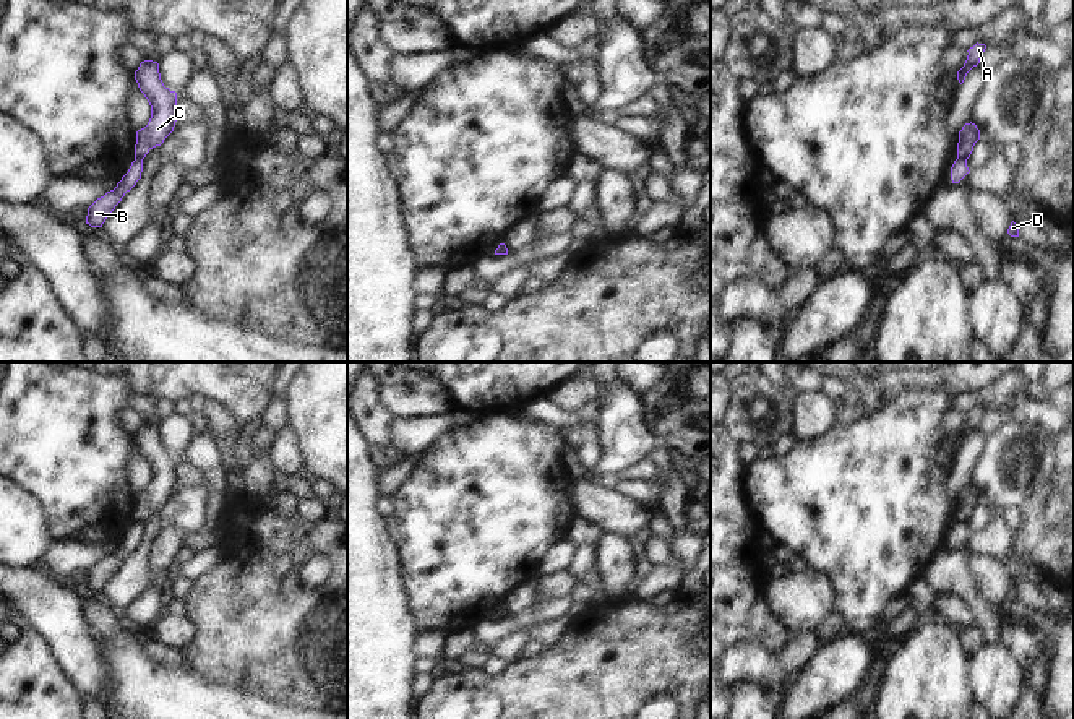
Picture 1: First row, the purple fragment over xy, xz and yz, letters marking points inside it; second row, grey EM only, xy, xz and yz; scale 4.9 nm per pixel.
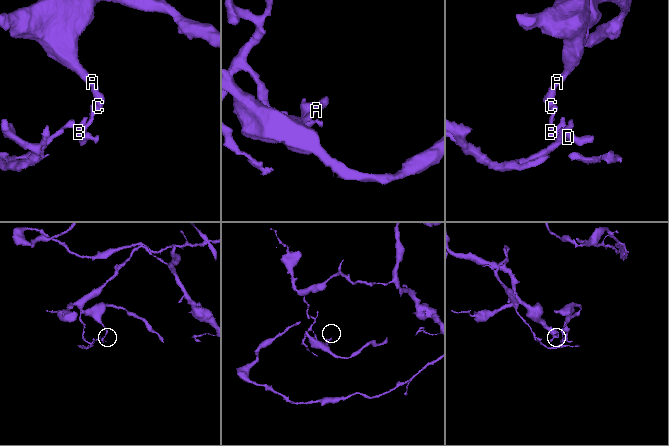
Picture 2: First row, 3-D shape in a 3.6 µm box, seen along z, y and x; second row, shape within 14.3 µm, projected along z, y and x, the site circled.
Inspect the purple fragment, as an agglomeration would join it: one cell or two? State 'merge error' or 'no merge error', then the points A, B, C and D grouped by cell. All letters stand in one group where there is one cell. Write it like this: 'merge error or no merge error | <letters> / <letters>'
merge error | A C / B D

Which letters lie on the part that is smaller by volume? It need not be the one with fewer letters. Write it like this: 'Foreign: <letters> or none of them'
Foreign: A, C.

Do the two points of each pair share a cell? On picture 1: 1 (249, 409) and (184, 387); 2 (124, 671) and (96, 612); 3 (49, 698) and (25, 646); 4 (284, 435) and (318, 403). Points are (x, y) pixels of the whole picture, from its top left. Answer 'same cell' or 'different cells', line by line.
1: same cell
2: different cells
3: same cell
4: different cells

